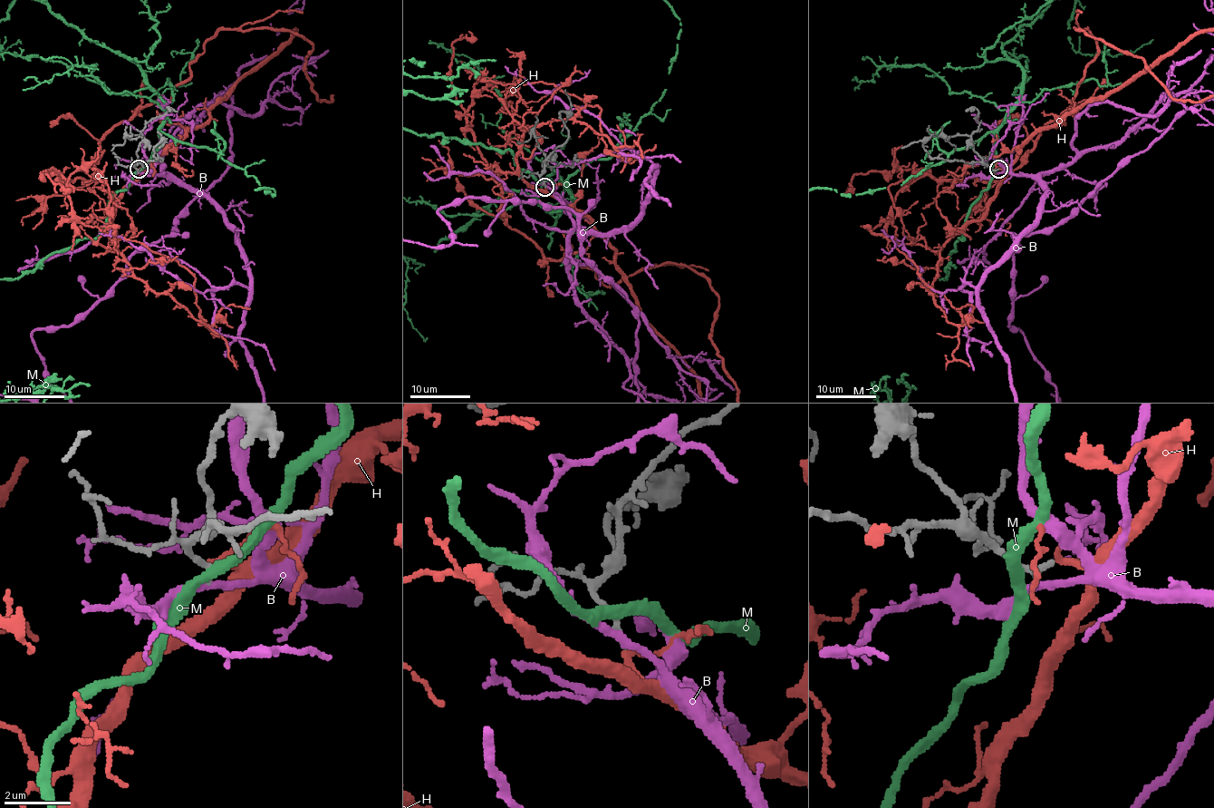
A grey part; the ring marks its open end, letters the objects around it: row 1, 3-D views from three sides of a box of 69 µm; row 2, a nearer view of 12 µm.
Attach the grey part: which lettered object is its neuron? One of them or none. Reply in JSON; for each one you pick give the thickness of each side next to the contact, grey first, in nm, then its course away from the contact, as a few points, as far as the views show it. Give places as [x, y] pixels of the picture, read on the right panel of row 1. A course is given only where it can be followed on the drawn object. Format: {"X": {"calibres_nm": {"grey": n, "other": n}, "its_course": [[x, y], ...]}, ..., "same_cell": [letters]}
{"H": {"calibres_nm": {"grey": 240, "other": 160}}, "same_cell": ["H"]}

